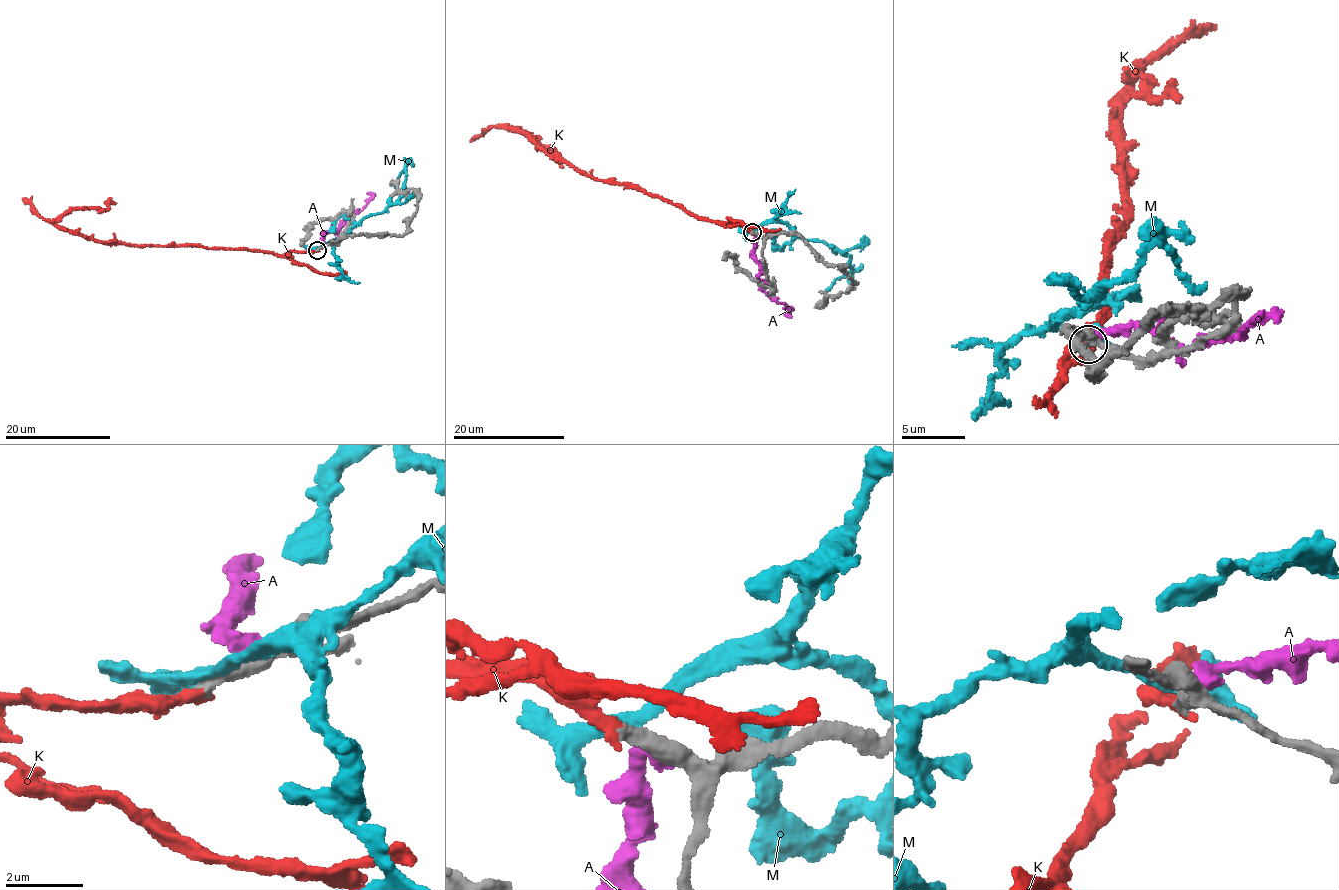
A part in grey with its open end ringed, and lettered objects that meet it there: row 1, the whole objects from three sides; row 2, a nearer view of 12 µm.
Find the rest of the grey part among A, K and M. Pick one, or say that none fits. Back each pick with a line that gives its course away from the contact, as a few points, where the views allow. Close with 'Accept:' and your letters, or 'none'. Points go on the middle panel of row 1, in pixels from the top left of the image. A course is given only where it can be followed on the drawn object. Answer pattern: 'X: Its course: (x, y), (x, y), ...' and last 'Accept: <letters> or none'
K: Its course: (752, 231), (696, 218), (646, 191), (590, 178), (507, 128), (536, 137), (563, 167)
Accept: K

